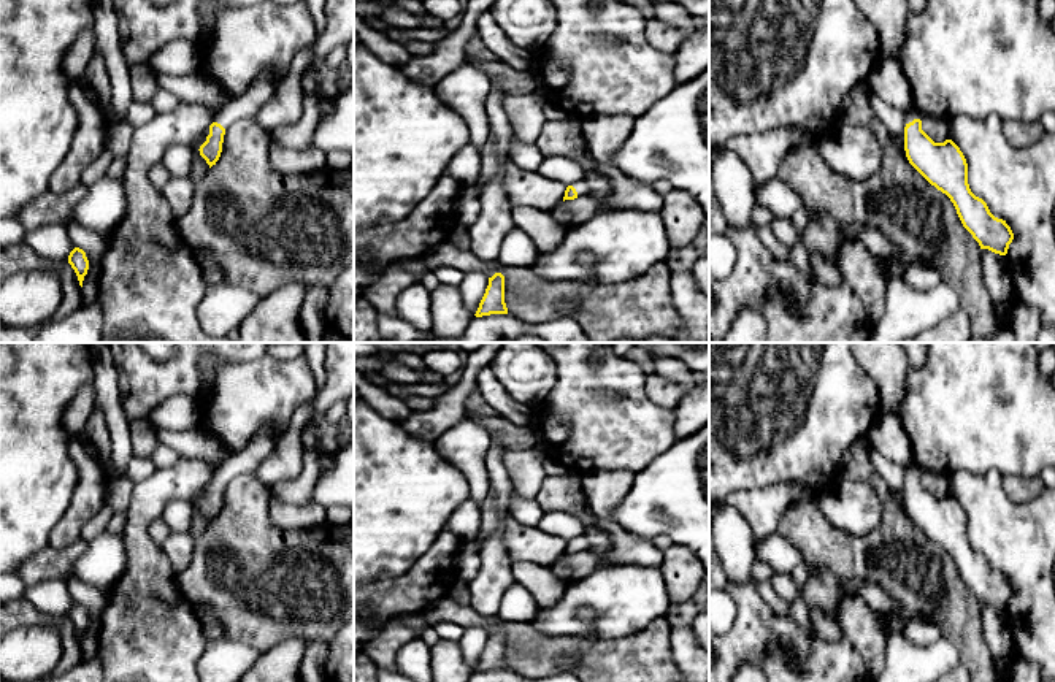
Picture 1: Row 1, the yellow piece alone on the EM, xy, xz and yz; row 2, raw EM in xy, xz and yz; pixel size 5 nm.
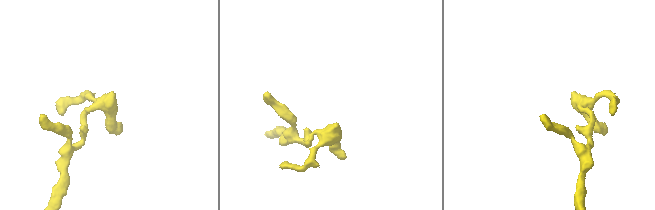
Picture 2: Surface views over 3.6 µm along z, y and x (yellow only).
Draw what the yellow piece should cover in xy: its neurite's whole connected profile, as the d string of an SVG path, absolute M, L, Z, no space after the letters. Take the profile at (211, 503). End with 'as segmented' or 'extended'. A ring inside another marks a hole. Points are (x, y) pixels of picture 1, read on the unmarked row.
M268 423L244 449L232 454L214 468L209 490L200 501L200 511L209 523L216 520L222 508L225 485L236 476L251 474L274 450L279 438L286 433L274 423Z | extended

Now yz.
M915 463L906 466L904 506L909 519L950 554L963 582L980 604L1006 611L1014 595L1011 582L971 547L968 519L960 503L952 495L934 498L922 485L922 471Z | extended

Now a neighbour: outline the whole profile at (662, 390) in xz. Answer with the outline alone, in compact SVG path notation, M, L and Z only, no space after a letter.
M658 373L646 376L646 393L655 404L673 411L684 397L681 384Z

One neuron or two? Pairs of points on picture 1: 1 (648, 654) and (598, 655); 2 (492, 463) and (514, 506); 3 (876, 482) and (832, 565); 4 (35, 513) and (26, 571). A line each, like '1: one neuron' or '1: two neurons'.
1: one neuron
2: two neurons
3: one neuron
4: two neurons

